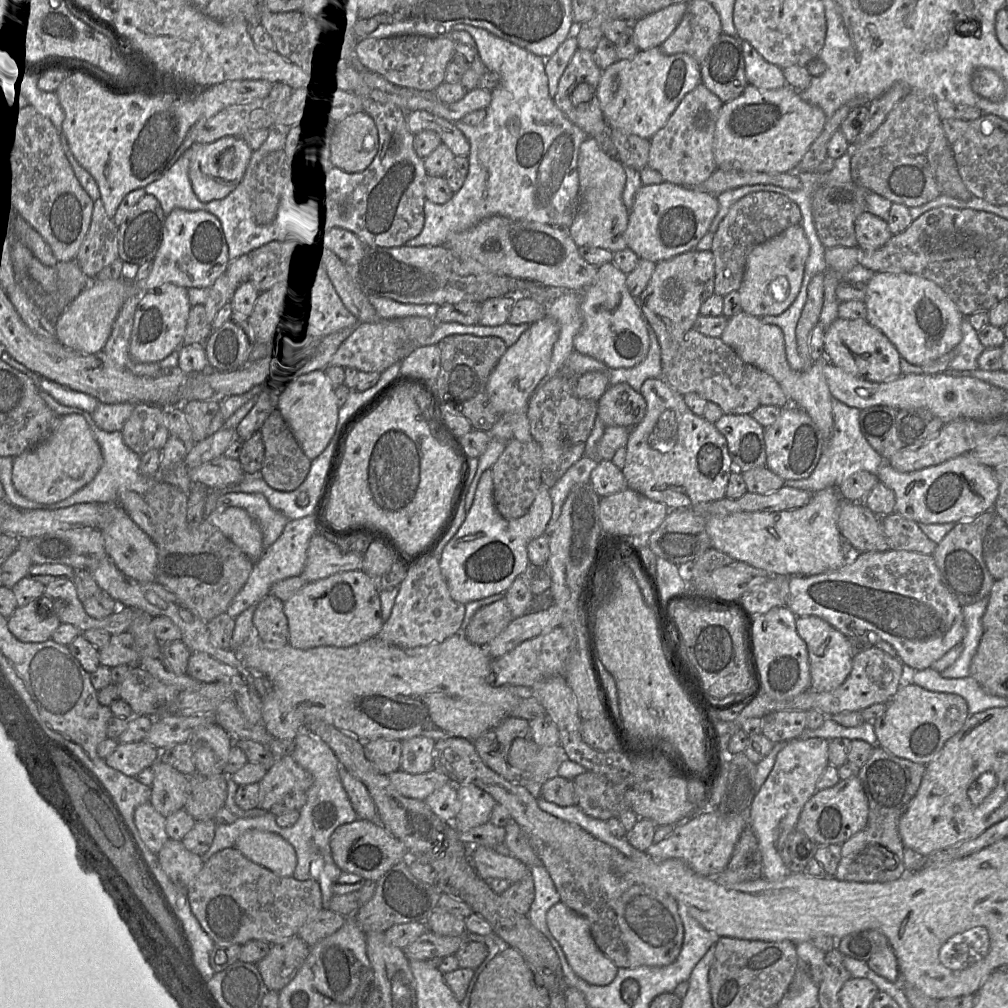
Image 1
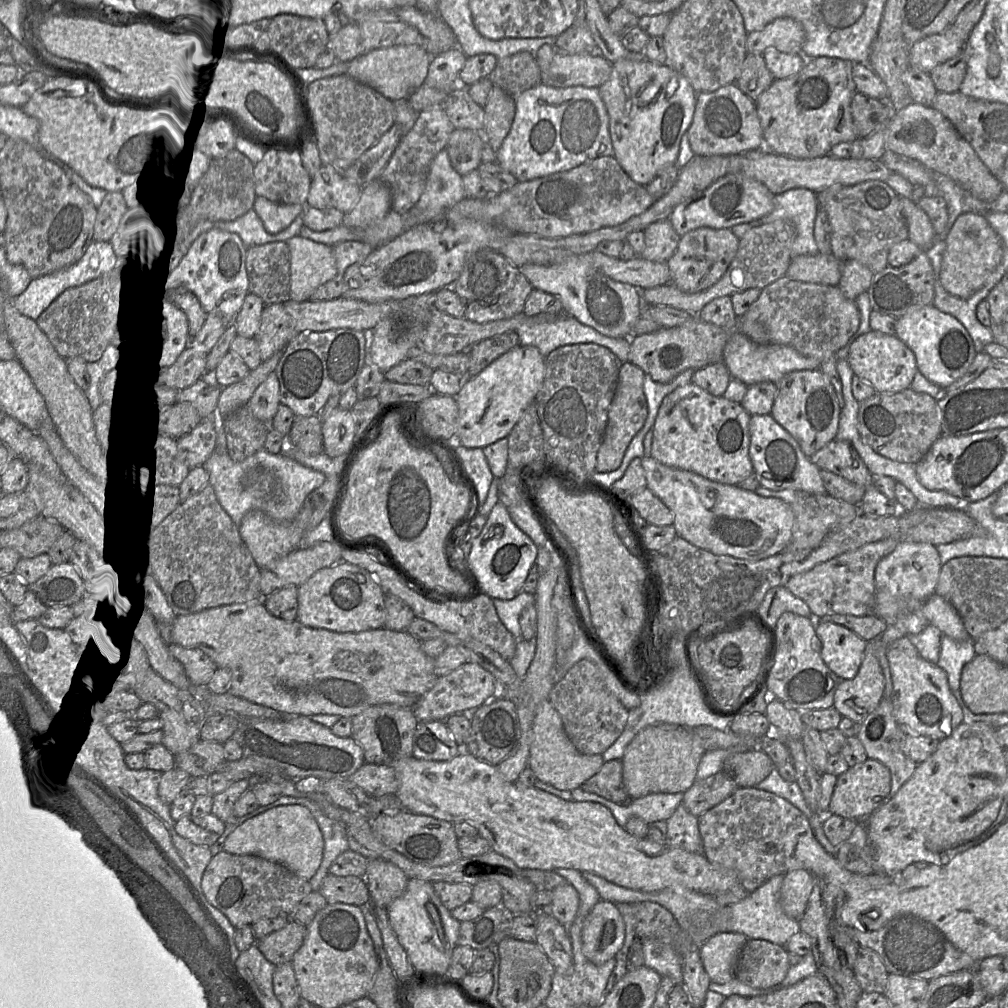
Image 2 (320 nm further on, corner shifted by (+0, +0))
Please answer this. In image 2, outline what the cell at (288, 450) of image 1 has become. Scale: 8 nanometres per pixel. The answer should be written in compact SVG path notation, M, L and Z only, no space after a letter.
M319 415L296 417L287 434L287 444L292 444L306 455L323 452L322 420Z

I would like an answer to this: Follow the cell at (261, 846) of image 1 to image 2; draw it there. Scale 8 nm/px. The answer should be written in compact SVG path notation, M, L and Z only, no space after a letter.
M285 804L257 814L231 831L223 842L223 850L238 855L255 855L279 863L300 878L309 881L322 860L324 841L310 811L297 804Z

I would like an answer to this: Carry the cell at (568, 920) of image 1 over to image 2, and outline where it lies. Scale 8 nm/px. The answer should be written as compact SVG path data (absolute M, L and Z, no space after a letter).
M597 902L585 918L582 931L582 952L595 965L613 958L625 940L626 926L616 904Z

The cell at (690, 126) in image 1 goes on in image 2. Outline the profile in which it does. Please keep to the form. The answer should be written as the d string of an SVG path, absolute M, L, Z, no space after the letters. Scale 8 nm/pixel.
M735 83L709 93L698 93L693 120L688 130L695 156L739 155L764 146L763 133L755 101L746 96Z

